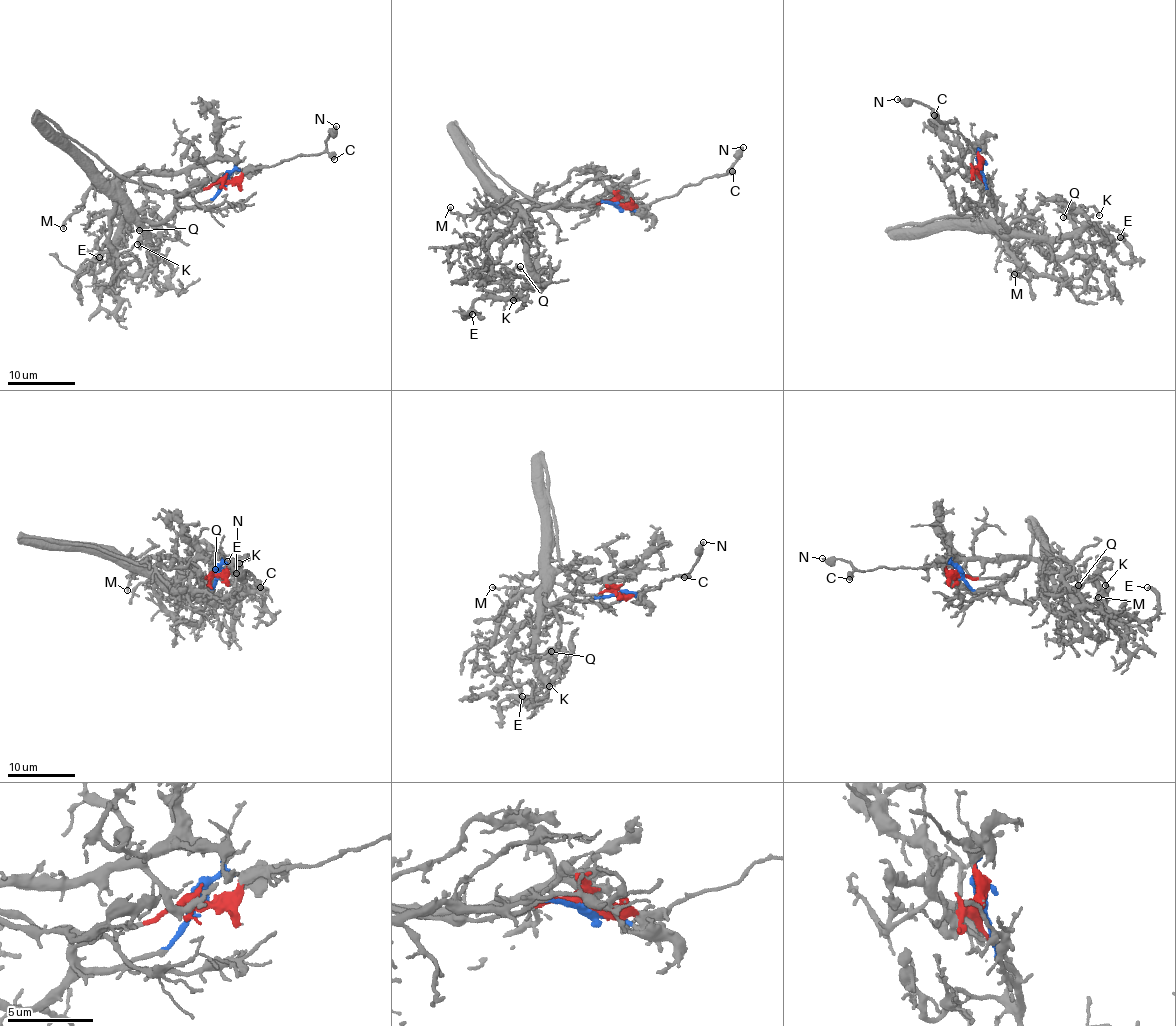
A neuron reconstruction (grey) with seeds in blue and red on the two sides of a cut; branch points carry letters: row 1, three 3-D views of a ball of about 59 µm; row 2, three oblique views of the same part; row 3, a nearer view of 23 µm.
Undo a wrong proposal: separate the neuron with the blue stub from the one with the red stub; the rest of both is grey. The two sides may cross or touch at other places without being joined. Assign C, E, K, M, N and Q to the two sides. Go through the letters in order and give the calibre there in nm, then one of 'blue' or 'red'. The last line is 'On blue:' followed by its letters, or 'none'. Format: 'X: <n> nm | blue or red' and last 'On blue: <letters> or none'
C: 550 nm | red
E: 320 nm | blue
K: 190 nm | blue
M: 180 nm | blue
N: 240 nm | red
Q: 220 nm | blue
On blue: E, K, M, Q

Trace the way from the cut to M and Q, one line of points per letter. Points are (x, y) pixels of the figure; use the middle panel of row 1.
M: (617, 203), (567, 207), (560, 202), (528, 210), (498, 200), (465, 214), (451, 211), (450, 207)
Q: (617, 203), (567, 207), (560, 202), (526, 210), (509, 230), (492, 238), (486, 253), (498, 275), (520, 266)

